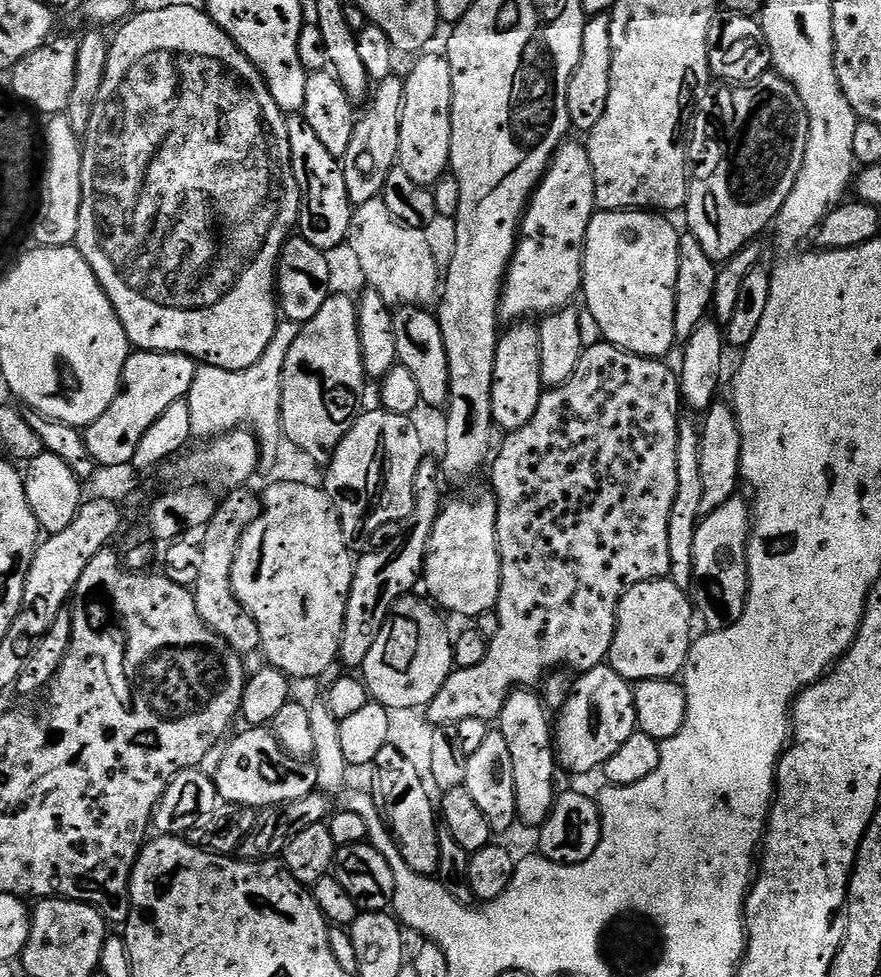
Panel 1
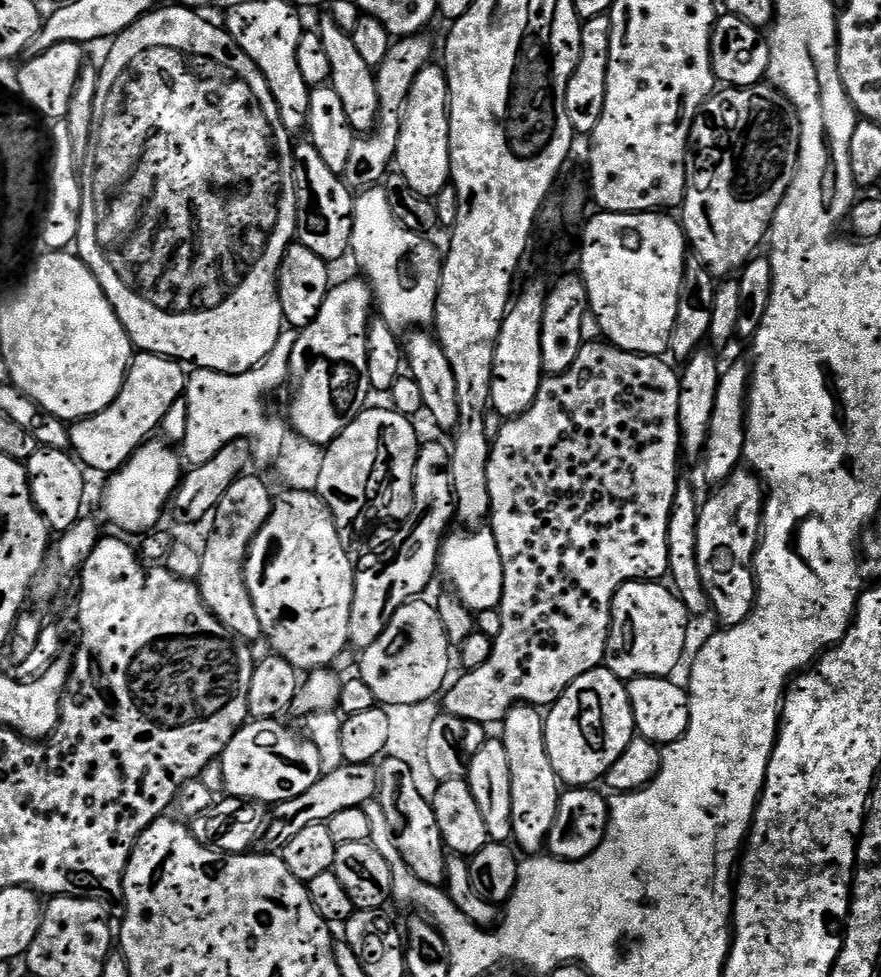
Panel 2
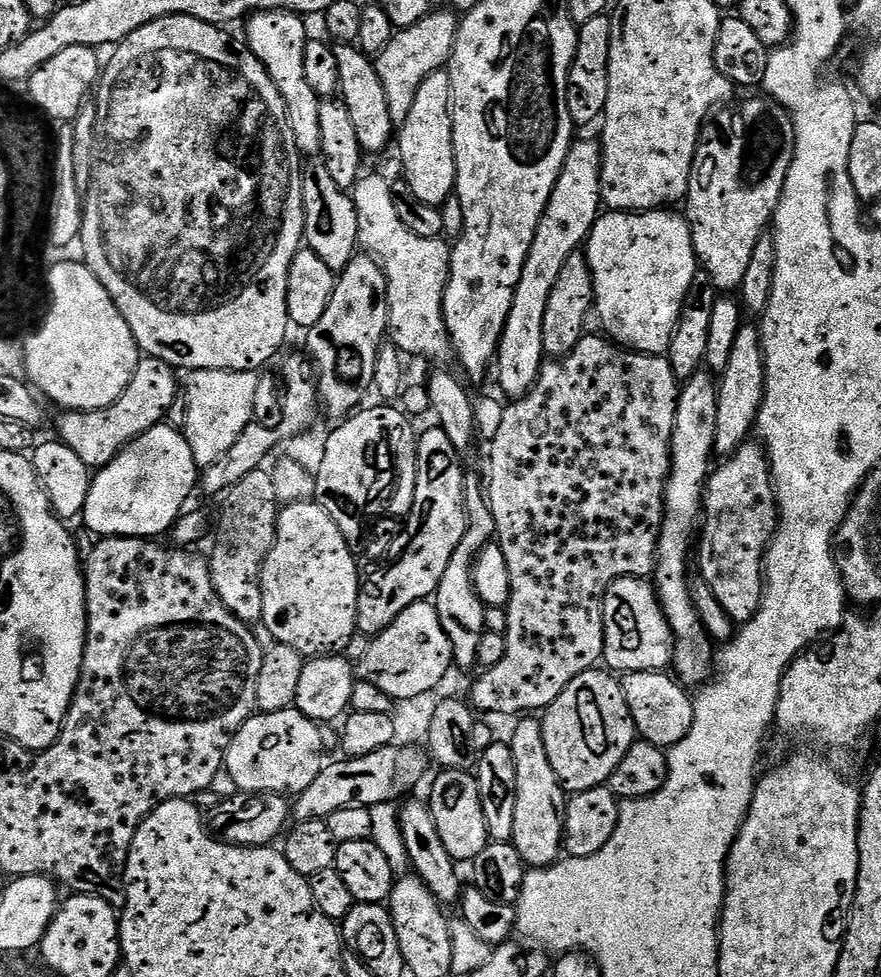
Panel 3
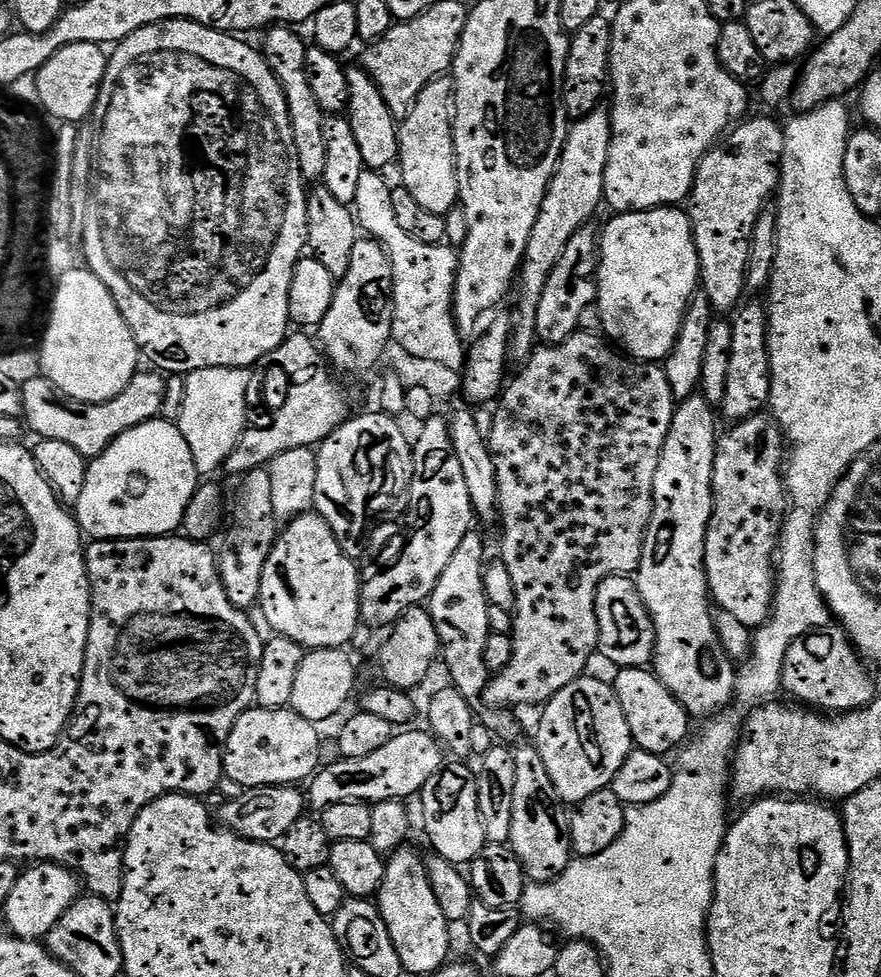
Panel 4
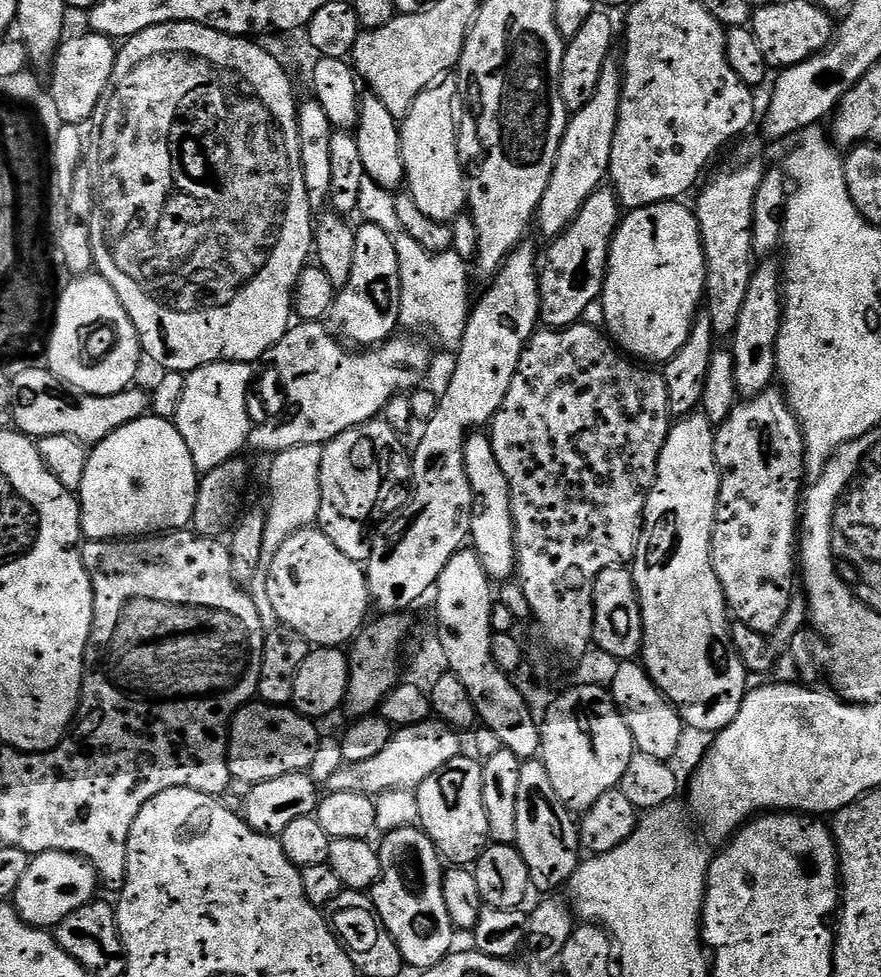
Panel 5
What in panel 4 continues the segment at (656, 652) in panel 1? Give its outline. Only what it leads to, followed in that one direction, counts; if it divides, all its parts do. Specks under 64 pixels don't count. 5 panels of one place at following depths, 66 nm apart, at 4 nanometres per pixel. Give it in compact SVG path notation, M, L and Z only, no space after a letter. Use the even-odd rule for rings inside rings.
M622 575L611 576L602 581L596 595L596 613L600 635L598 652L601 657L604 655L610 663L616 664L617 669L642 668L653 663L656 654L656 631L636 588L635 579Z

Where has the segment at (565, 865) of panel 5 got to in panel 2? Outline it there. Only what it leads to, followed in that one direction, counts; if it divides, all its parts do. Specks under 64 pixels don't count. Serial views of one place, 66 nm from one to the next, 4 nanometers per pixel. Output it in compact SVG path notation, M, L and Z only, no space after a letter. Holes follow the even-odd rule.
M516 704L502 721L502 739L510 761L510 790L514 798L512 840L520 843L519 851L536 854L548 843L548 835L558 814L562 785L546 746L545 713L535 704Z

